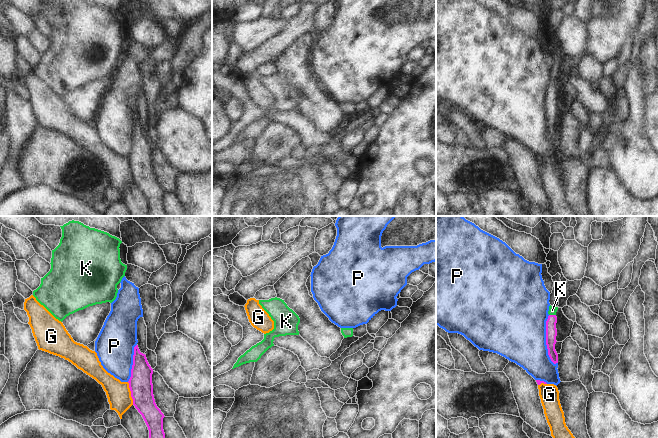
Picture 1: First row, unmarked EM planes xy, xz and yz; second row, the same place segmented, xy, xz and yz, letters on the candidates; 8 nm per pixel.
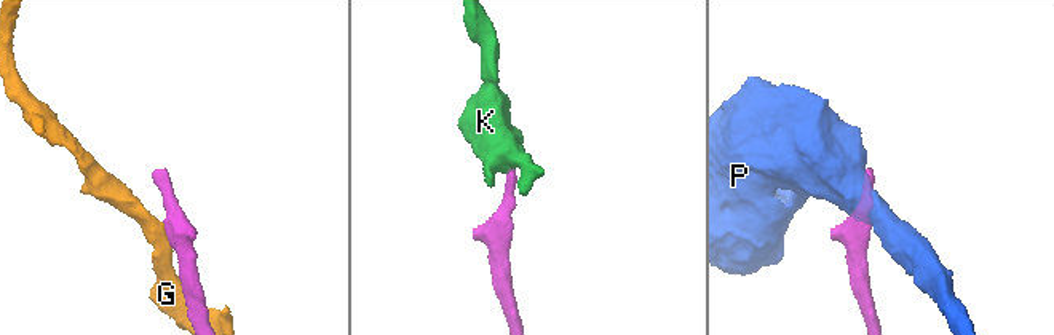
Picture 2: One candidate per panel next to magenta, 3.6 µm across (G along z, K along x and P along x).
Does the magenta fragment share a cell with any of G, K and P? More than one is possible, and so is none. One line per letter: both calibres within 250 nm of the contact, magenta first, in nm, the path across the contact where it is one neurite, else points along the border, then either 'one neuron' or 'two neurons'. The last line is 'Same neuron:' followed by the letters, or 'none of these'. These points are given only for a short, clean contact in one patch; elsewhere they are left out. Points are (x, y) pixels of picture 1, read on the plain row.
G: 190/190 nm | along xy (127, 158), (133, 180) | two neurons
K: 100/60 nm | across yz (551, 108), (552, 91), (552, 86) | one neuron
P: 100/460 nm | two neurons
Same neuron: K

